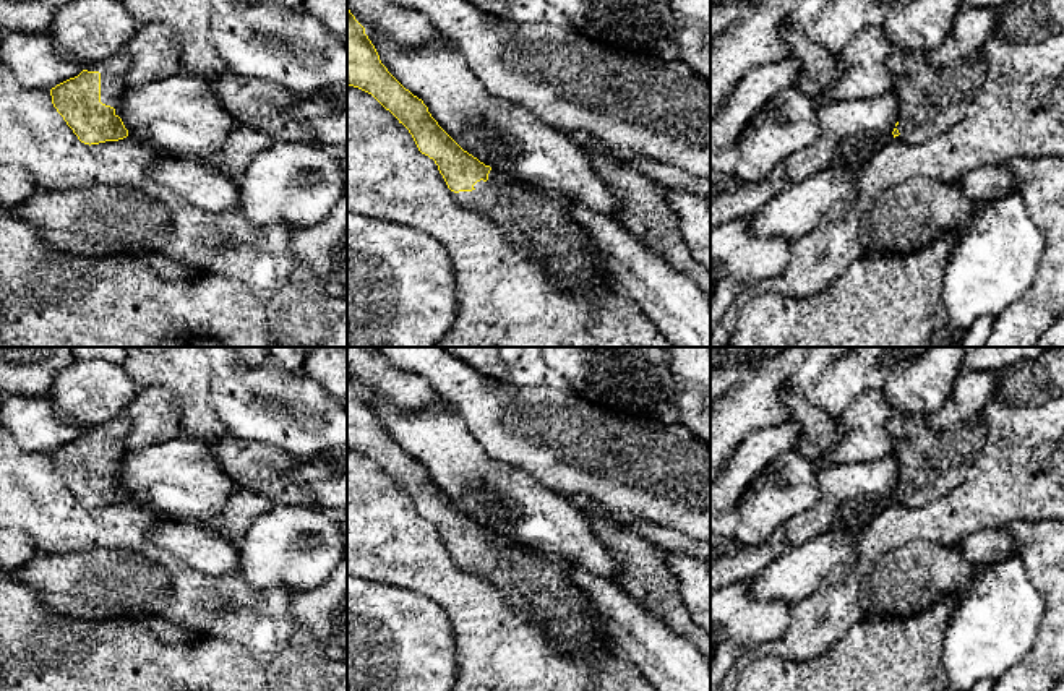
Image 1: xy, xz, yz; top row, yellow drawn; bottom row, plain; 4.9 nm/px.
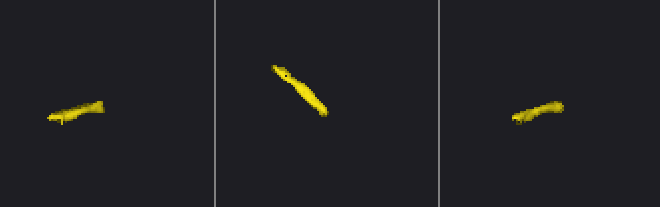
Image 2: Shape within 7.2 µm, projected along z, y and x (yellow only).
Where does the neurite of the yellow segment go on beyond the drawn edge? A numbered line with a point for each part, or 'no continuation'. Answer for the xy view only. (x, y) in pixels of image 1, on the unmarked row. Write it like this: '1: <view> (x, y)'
1: xy (114, 432)

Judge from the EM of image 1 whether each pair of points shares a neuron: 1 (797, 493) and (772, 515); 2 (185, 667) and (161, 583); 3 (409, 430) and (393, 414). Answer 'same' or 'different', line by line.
1: same
2: different
3: same

